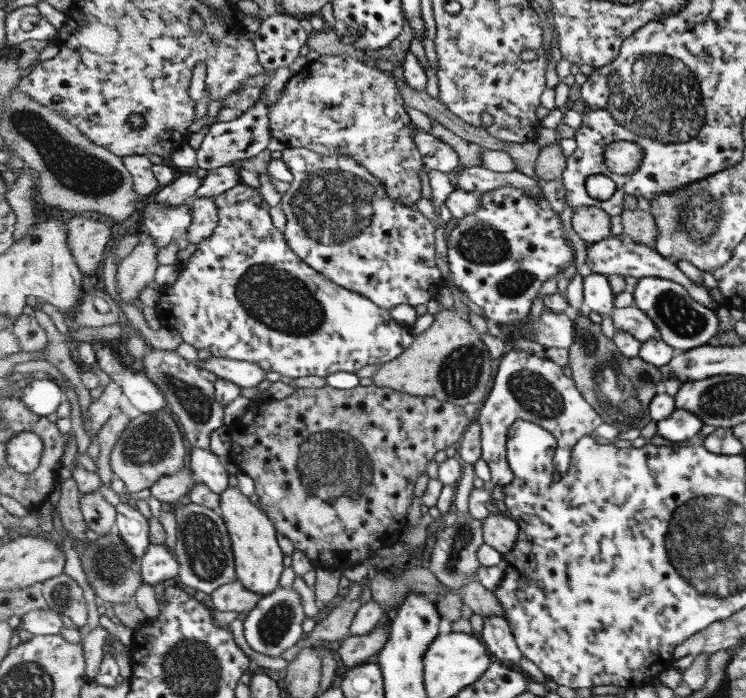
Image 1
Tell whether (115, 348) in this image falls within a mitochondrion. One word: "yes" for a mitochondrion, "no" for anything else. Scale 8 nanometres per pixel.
no

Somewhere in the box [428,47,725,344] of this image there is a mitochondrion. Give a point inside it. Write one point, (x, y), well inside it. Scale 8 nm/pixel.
(656, 97)

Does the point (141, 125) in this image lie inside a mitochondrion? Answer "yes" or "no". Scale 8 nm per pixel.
no

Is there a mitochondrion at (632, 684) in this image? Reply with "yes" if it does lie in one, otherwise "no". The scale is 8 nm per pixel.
no

